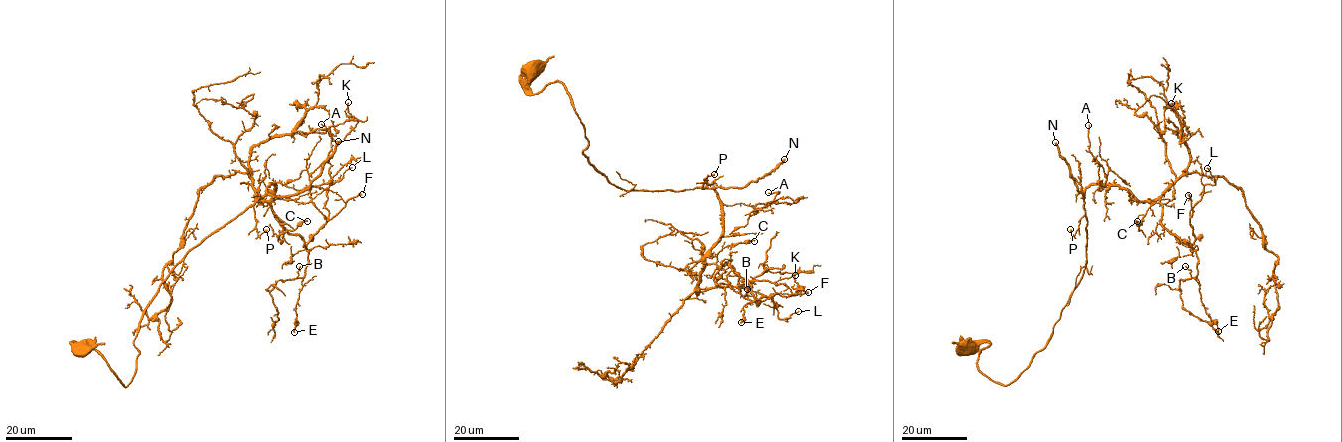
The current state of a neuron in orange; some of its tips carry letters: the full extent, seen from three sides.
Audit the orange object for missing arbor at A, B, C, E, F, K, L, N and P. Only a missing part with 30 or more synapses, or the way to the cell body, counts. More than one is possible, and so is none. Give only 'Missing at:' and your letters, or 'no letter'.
Missing at: N

